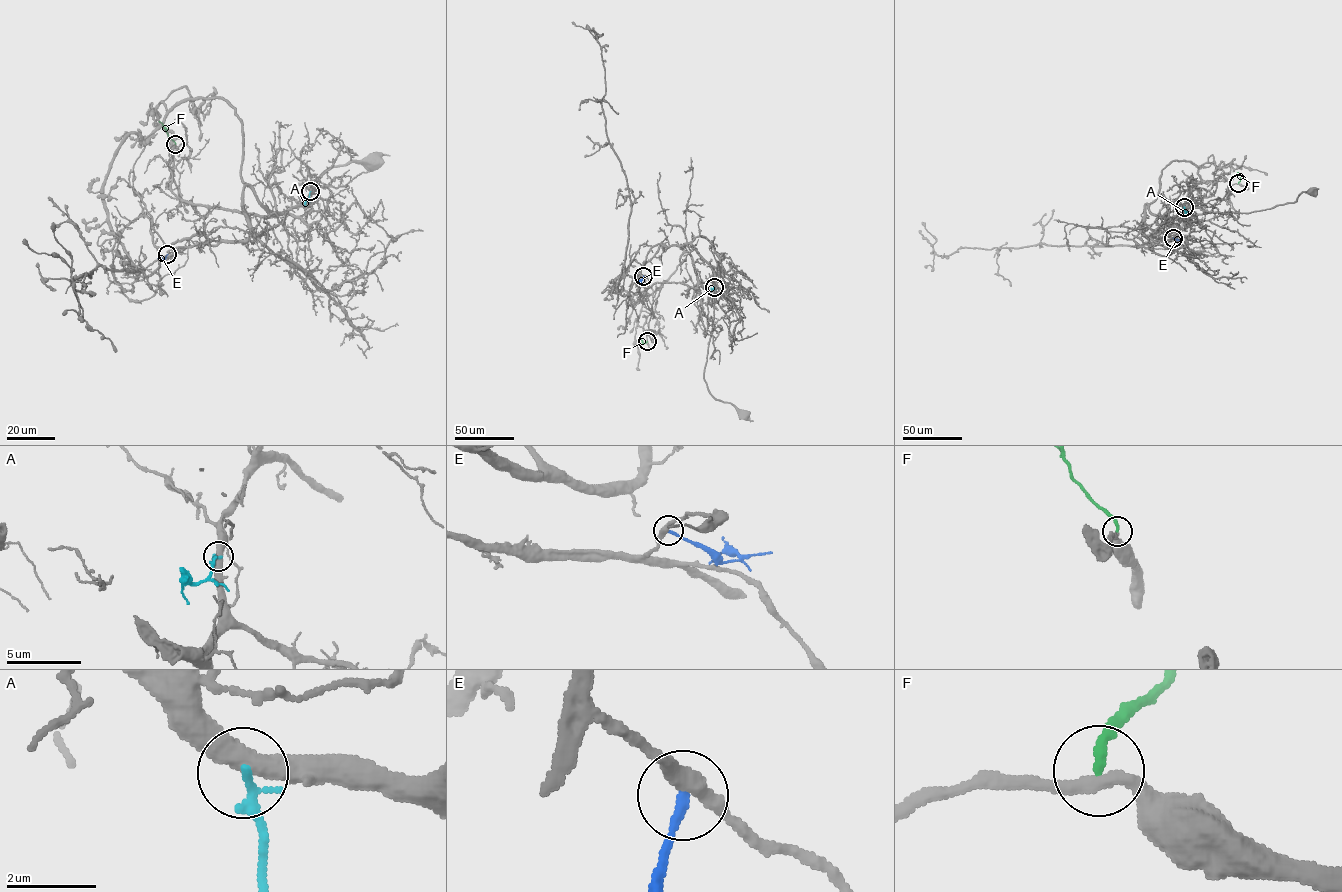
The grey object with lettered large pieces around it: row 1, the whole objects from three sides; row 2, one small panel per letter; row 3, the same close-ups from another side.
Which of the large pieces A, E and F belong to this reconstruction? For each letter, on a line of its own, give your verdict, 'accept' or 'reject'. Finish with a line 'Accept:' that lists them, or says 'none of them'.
A: reject
E: reject
F: accept
Accept: F

